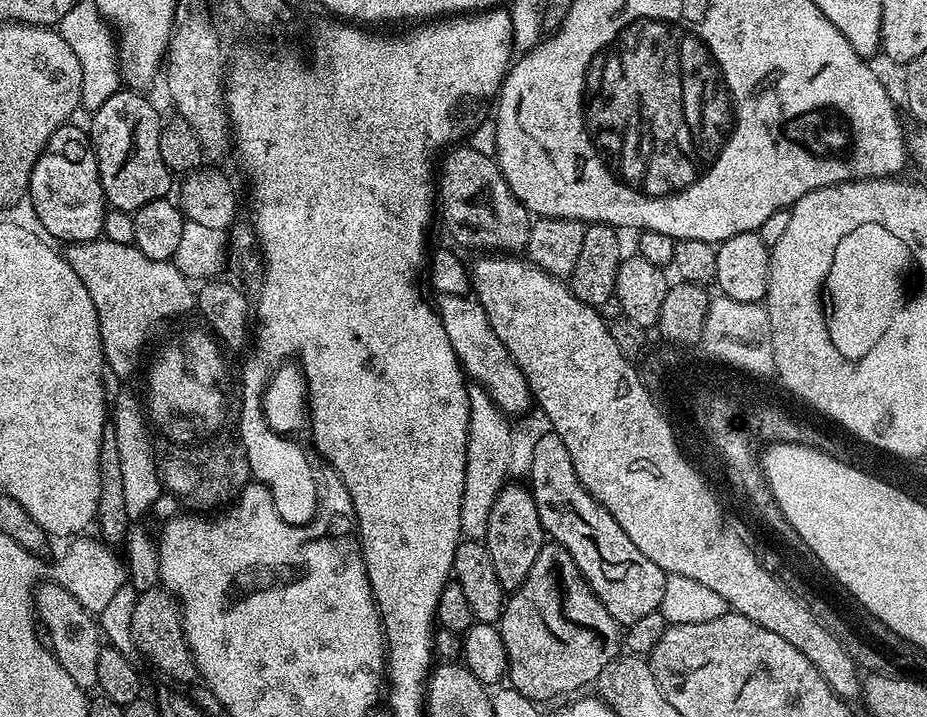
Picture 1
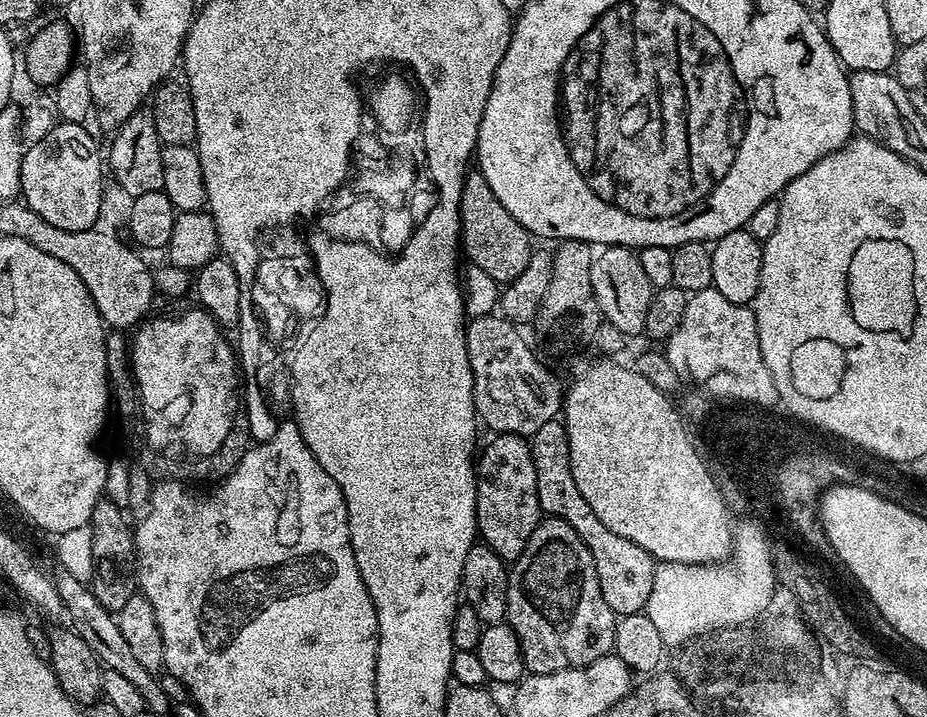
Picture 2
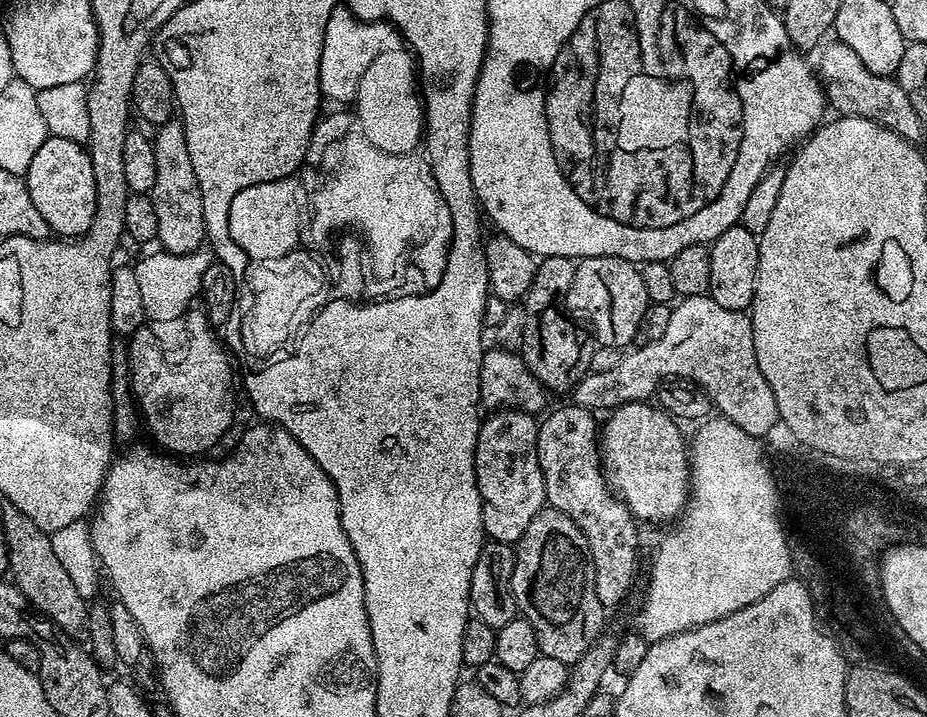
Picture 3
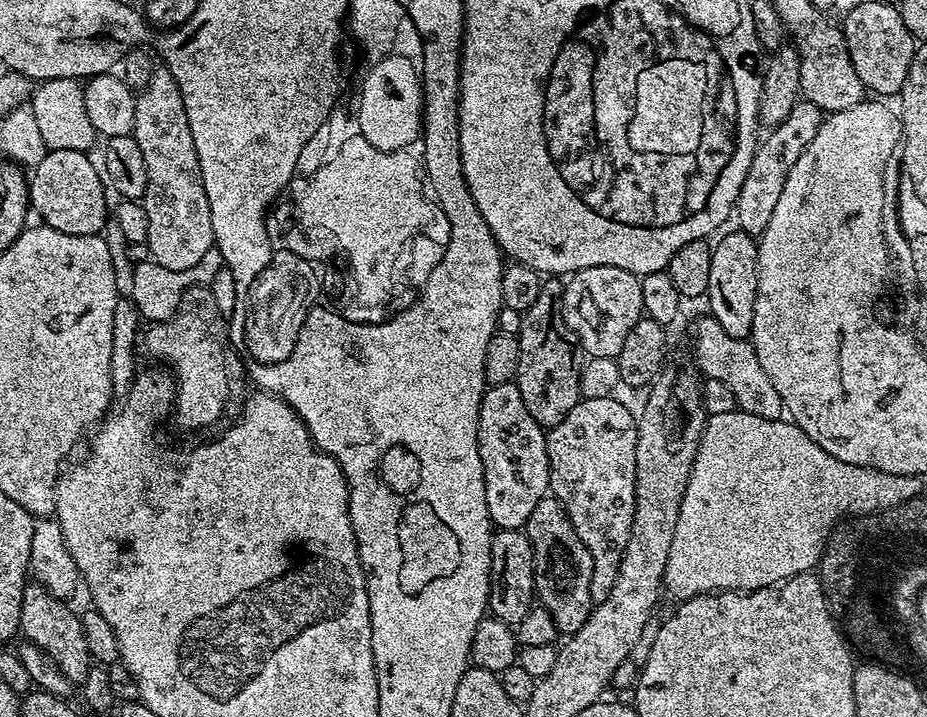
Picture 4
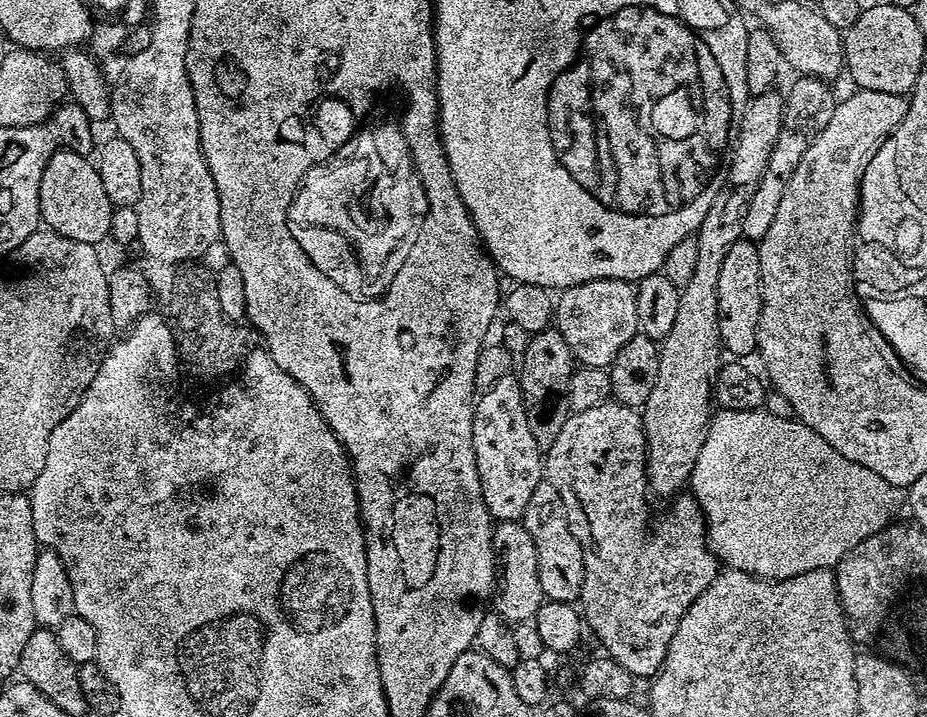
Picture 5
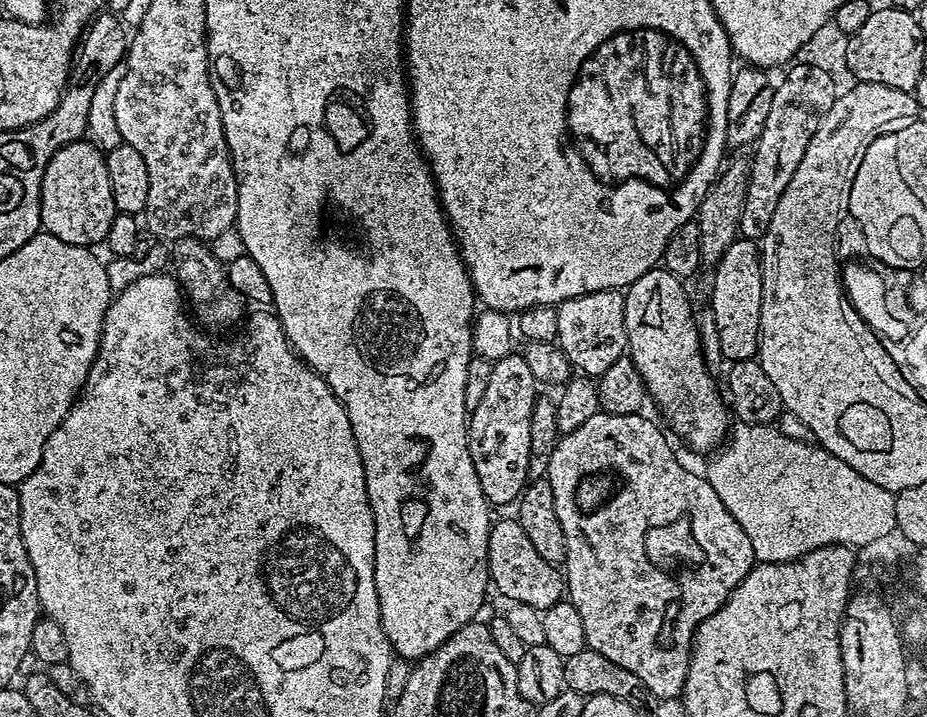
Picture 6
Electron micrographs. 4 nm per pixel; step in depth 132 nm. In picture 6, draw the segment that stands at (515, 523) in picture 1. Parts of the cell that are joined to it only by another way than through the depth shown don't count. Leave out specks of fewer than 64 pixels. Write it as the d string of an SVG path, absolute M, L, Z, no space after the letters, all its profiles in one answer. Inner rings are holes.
M511 354L493 363L486 390L483 391L482 402L478 403L477 409L470 412L468 418L470 458L474 458L474 470L478 473L478 483L482 485L482 494L488 499L489 505L515 505L530 483L528 479L530 418L532 417L532 409L538 403L536 391L538 391L536 379L534 374L530 374L530 366L526 366L523 355Z

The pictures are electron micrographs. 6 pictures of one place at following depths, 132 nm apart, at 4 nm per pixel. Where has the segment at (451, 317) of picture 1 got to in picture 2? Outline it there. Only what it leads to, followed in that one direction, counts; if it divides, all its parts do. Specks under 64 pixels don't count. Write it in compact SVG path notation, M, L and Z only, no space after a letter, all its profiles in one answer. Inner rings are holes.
M493 314L468 320L464 329L466 338L466 354L470 362L470 370L474 374L474 402L479 423L493 428L493 433L509 432L515 436L530 438L546 422L557 419L564 407L566 395L565 385L532 353L530 345L524 341L519 327L511 320L505 320L503 315Z

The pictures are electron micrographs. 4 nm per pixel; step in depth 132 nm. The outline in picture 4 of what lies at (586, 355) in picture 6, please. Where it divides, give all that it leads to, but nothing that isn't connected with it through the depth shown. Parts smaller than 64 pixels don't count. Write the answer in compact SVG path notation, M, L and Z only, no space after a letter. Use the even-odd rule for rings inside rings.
M590 266L583 268L580 272L571 273L567 280L560 297L560 313L566 326L574 330L581 348L589 357L597 356L608 359L617 357L622 346L625 345L625 339L630 335L630 330L634 330L636 323L645 315L640 285L641 277L622 270L618 266Z

